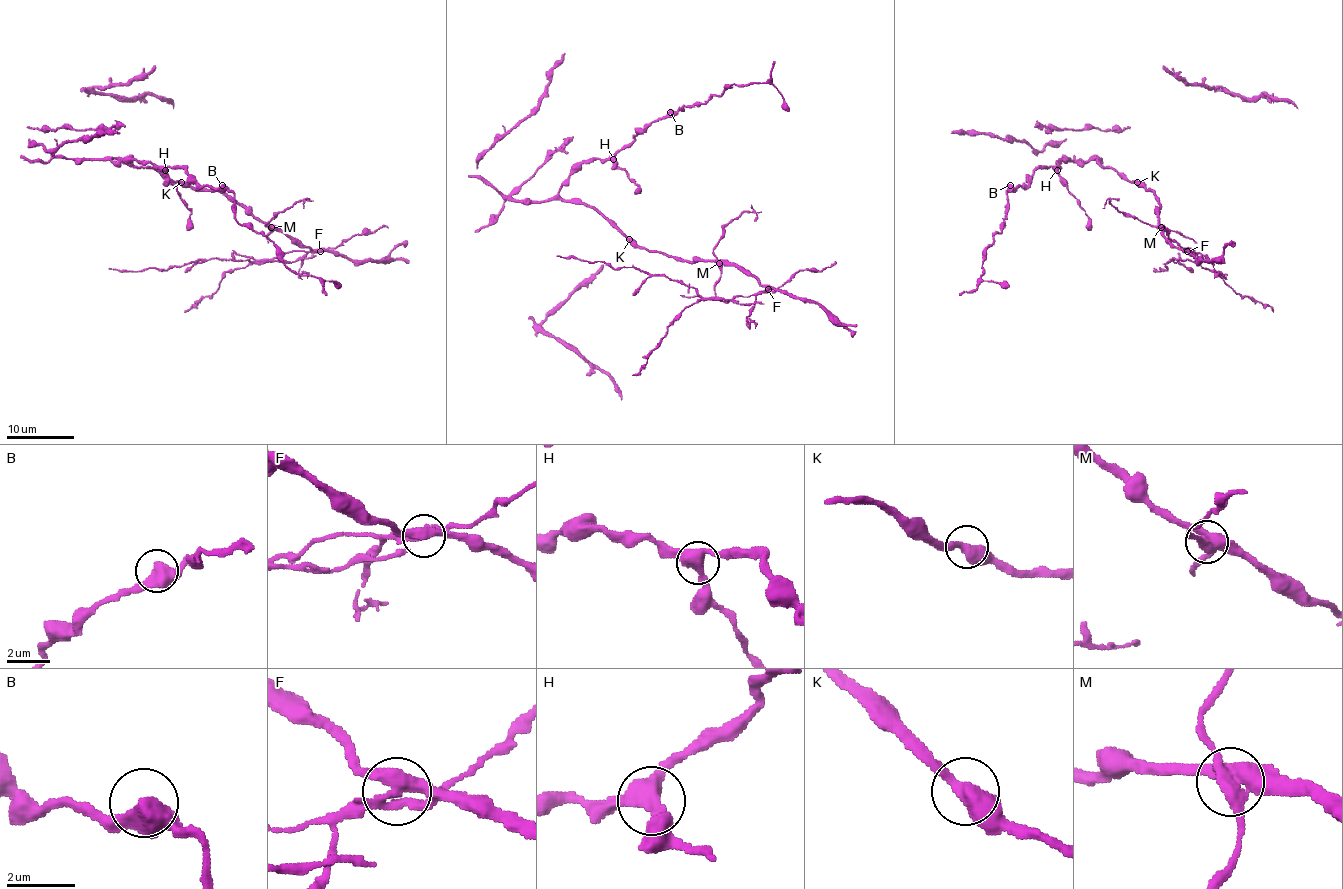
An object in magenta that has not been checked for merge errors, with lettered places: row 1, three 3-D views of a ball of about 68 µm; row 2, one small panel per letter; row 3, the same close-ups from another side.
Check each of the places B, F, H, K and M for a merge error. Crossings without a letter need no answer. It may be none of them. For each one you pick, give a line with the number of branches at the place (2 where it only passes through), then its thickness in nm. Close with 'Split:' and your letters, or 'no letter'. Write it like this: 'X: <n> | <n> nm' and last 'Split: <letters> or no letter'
F: 3 | 400 nm
M: 4 | 460 nm
Split: F, M

